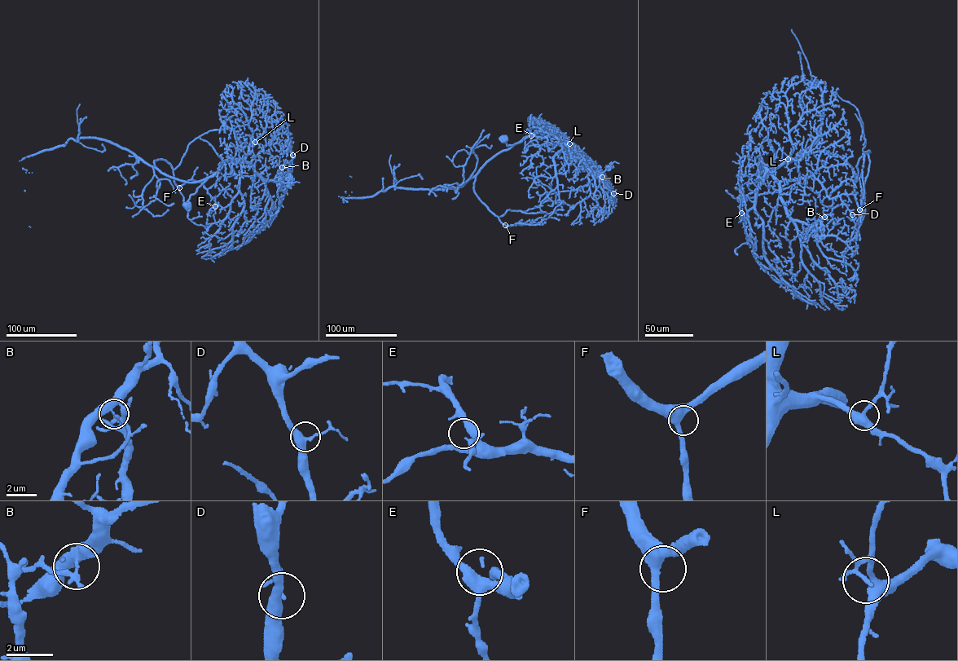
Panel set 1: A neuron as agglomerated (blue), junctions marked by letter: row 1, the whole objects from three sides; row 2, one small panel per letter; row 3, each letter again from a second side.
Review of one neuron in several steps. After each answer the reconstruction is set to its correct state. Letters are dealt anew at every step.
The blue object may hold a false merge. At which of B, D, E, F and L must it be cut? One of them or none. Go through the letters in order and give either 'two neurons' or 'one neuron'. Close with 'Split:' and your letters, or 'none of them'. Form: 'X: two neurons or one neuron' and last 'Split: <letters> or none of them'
B: two neurons
D: one neuron
E: one neuron
F: one neuron
L: one neuron
Split: B

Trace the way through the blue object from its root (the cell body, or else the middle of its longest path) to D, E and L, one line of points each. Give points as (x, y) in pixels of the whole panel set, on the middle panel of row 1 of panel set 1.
D: (503, 138), (507, 144), (512, 145), (538, 132), (555, 134), (577, 158), (592, 163), (609, 181), (613, 193)
E: (503, 138), (507, 144), (512, 145), (538, 132), (555, 134), (555, 137), (550, 134), (543, 138), (531, 135)
L: (503, 138), (507, 144), (512, 145), (526, 136), (544, 131), (554, 134), (566, 145), (569, 143)

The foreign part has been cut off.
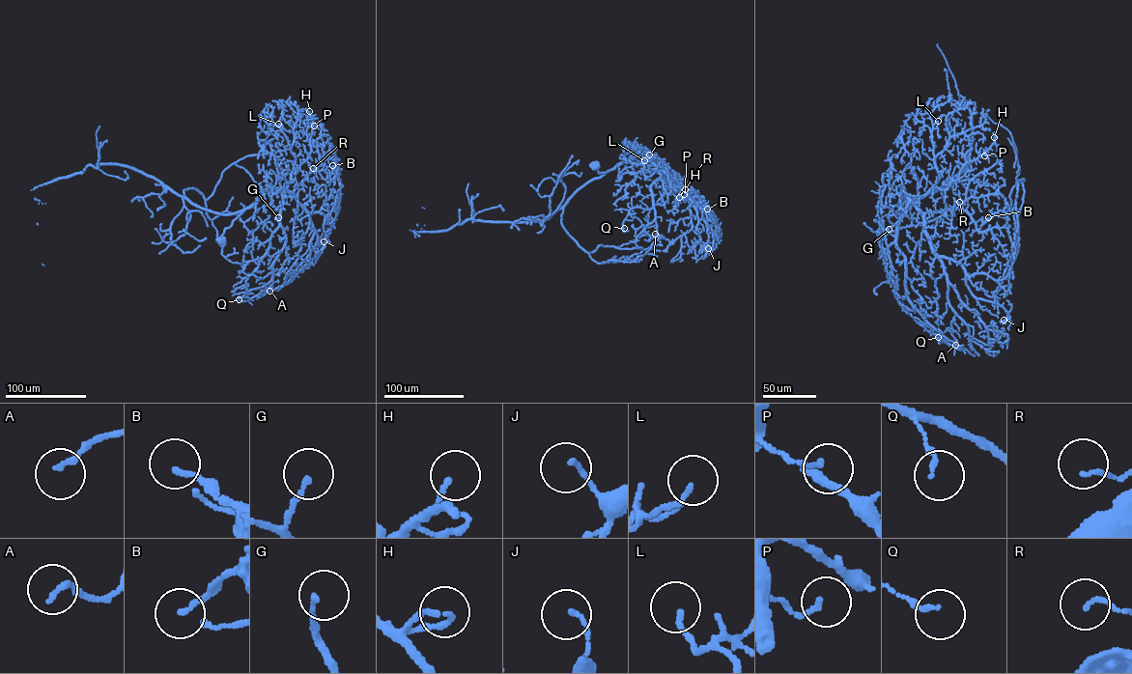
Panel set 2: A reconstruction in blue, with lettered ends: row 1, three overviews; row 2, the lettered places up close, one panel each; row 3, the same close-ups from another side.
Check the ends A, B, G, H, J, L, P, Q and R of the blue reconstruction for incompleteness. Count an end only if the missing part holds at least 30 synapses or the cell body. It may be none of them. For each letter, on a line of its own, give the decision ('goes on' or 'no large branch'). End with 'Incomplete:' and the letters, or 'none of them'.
A: no large branch
B: no large branch
G: no large branch
H: no large branch
J: no large branch
L: no large branch
P: no large branch
Q: no large branch
R: no large branch
Incomplete: none of them

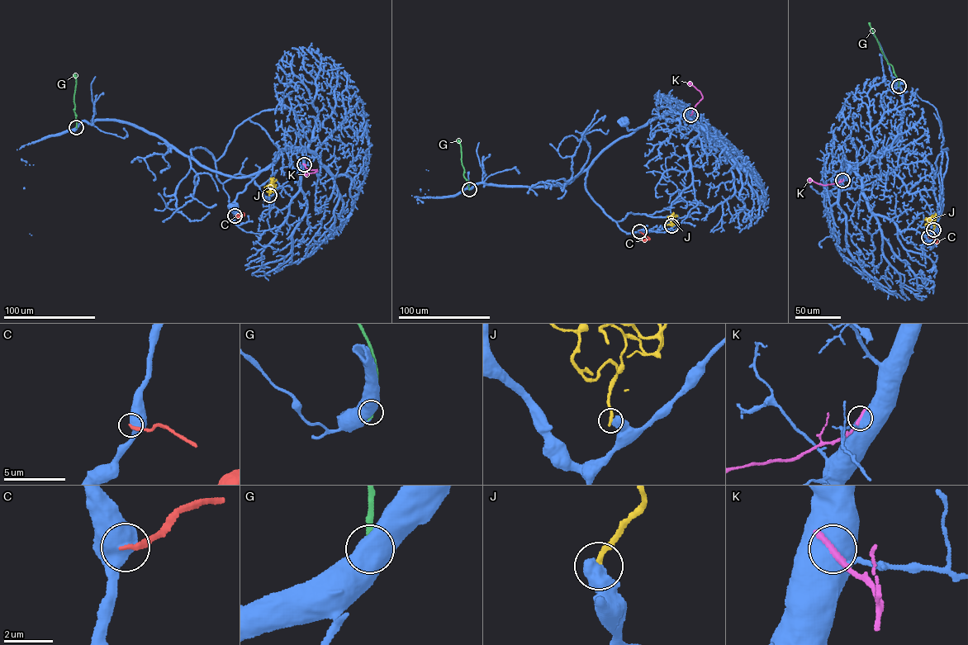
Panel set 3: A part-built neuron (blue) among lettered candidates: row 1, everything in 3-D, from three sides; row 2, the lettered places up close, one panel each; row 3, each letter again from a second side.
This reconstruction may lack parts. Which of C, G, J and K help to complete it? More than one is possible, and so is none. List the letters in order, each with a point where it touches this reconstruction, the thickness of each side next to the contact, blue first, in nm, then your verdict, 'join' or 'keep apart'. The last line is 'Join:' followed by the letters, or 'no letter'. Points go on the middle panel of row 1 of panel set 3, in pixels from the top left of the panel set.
C: meets blue at (639, 231); 850 nm thick on the blue side, 200 nm on the other; keep apart
G: meets blue at (469, 189); 550 nm thick on the blue side, 280 nm on the other; join
J: meets blue at (671, 225); 650 nm thick on the blue side, 260 nm on the other; keep apart
K: meets blue at (690, 115); 700 nm thick on the blue side, 320 nm on the other; keep apart
Join: G

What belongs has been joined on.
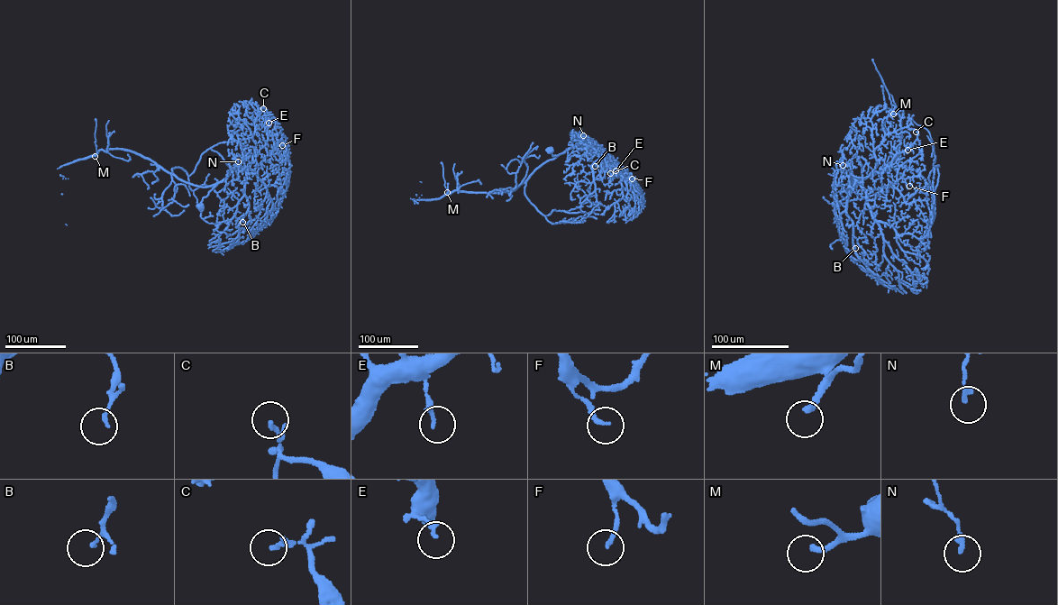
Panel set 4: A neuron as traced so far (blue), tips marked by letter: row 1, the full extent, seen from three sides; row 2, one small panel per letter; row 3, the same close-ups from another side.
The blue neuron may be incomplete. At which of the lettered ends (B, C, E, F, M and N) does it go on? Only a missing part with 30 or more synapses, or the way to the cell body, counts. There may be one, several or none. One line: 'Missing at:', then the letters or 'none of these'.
Missing at: M

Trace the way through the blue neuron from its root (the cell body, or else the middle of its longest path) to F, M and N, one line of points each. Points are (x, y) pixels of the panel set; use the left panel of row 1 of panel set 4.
F: (200, 206), (209, 191), (234, 169), (254, 169), (279, 141), (282, 145)
M: (200, 206), (215, 184), (204, 187), (191, 185), (148, 159), (123, 150), (101, 150), (95, 156)
N: (200, 206), (209, 191), (238, 166), (237, 163), (234, 169), (234, 157), (238, 161)

